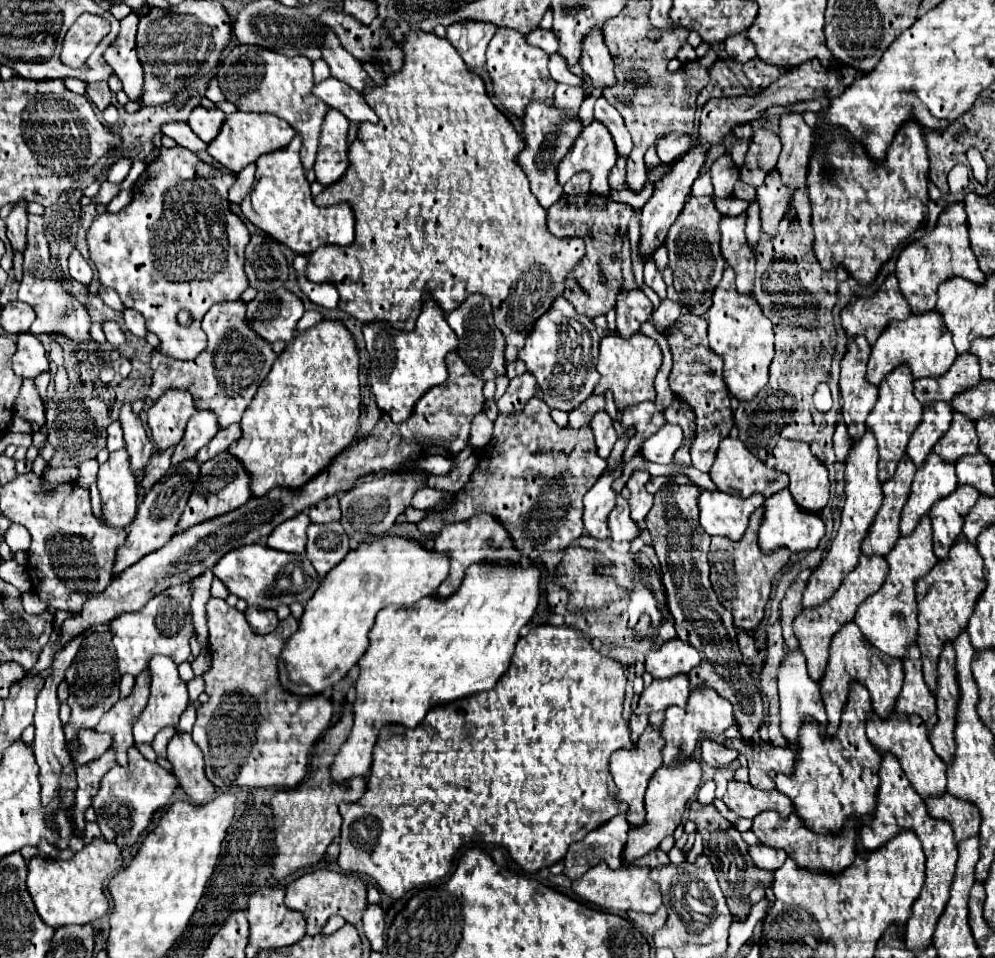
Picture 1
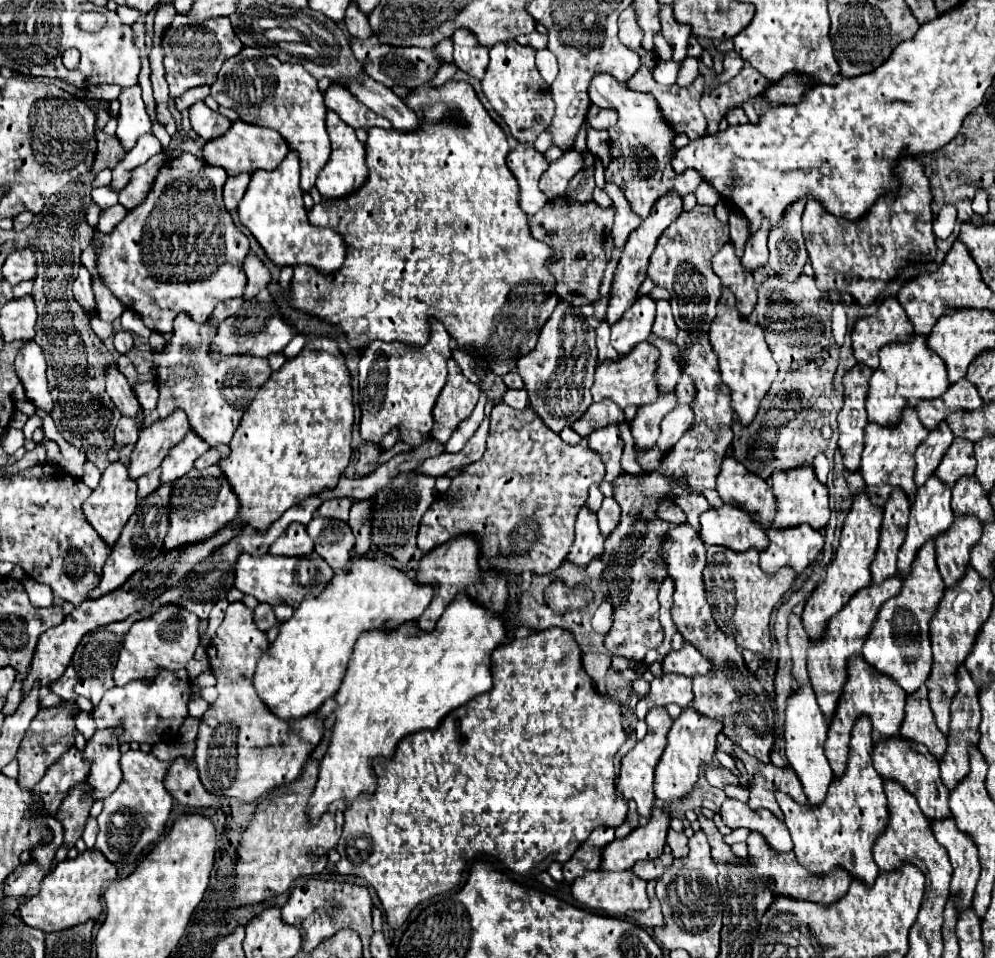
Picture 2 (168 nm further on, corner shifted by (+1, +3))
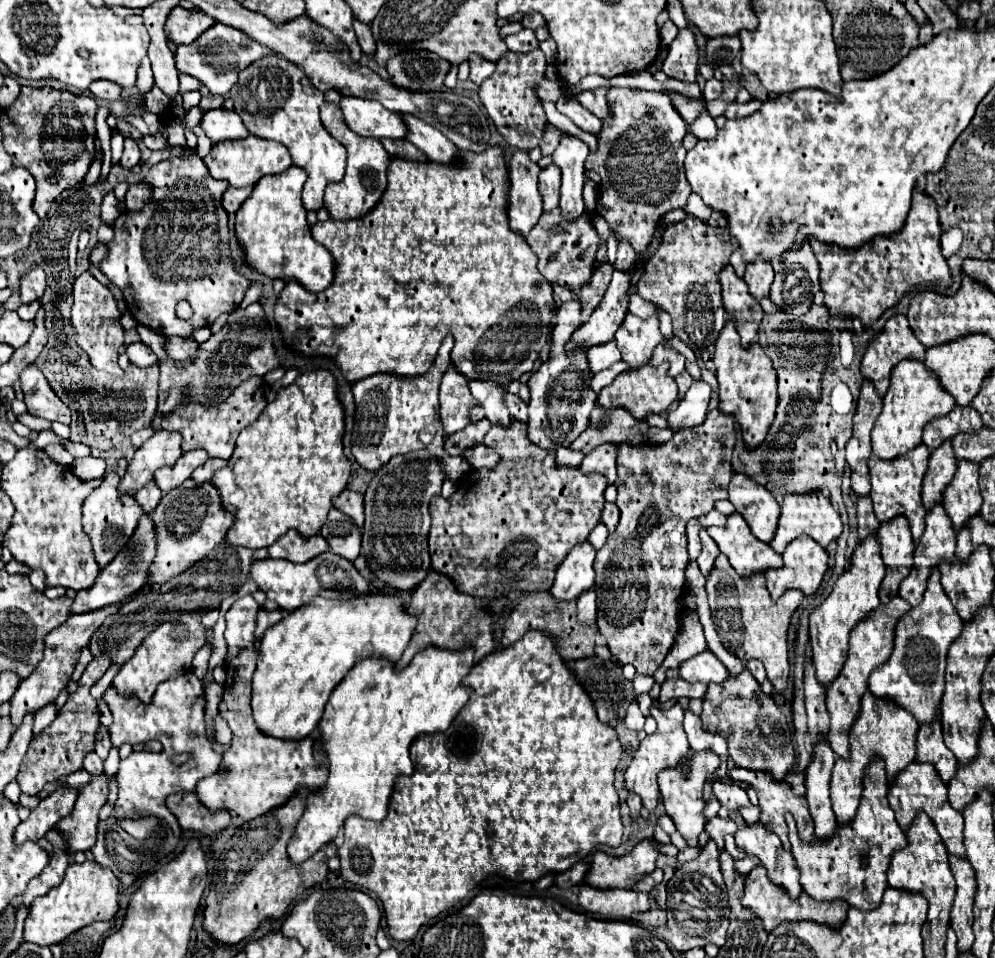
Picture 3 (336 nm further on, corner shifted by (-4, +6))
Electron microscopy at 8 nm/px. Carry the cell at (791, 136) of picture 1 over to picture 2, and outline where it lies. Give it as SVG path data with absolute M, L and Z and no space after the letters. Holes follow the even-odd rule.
M805 201L787 209L783 227L769 233L769 267L775 275L795 281L807 263L807 251L801 233L801 215Z

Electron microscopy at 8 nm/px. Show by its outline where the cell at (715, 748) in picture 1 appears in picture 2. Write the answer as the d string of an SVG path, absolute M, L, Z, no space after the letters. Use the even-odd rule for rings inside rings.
M707 767L705 771L705 777L709 781L709 785L713 787L719 787L719 789L725 789L727 785L737 785L737 775L729 773L727 769L719 769L719 767Z

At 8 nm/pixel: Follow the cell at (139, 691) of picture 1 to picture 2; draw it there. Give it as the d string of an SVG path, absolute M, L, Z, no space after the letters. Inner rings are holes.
M97 731L93 739L87 743L87 749L83 753L83 757L91 761L87 783L91 787L89 797L93 801L105 799L121 783L121 767L119 767L121 753L119 743L115 739L117 735L119 731Z

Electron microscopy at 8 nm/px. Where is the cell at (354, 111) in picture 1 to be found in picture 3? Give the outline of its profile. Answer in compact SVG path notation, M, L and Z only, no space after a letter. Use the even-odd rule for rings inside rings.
M342 96L340 108L344 112L348 128L360 136L386 136L392 140L400 140L406 136L406 124L402 122L402 118L394 112L388 112L380 102Z

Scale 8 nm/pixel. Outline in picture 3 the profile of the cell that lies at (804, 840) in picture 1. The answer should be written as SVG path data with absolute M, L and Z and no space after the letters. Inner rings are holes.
M754 866L754 870L748 874L746 880L746 894L742 898L742 904L752 908L756 916L760 916L764 920L764 928L770 932L778 926L780 920L816 920L816 922L826 922L830 926L840 926L840 922L844 922L846 912L848 912L848 904L844 904L844 900L834 900L834 902L816 902L810 900L810 896L806 892L800 892L800 896L796 900L792 900L788 896L788 892L784 892L784 888L776 888L776 884L772 886L764 868Z

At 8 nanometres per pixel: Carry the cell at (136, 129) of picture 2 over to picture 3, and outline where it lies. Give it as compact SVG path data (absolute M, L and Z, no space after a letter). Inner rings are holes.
M126 138L124 140L124 154L122 154L122 160L120 164L124 168L132 168L140 162L140 148L138 148L138 140L134 138Z

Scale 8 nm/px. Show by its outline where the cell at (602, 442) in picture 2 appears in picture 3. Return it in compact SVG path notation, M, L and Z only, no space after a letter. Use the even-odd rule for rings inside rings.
M612 442L596 446L584 456L582 466L580 466L582 472L584 474L600 472L606 476L610 484L614 484L616 482L616 452L618 452L618 444L612 444Z

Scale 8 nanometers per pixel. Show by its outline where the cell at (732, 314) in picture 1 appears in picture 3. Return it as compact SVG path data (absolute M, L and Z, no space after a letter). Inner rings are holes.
M732 320L726 322L714 346L716 346L714 364L716 364L718 384L720 384L720 406L718 408L736 418L736 422L742 428L744 442L750 448L754 448L766 438L768 426L772 424L774 414L776 414L776 404L778 404L776 368L760 344L750 344L748 348L740 344L740 336Z

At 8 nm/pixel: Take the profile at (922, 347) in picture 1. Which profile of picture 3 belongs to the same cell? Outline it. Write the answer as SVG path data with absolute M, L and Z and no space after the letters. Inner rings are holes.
M900 360L896 368L892 368L890 388L884 396L884 408L872 430L872 450L876 456L884 460L892 460L896 456L906 454L910 448L920 444L924 426L934 418L948 414L954 408L952 396L940 388L940 382L922 360Z

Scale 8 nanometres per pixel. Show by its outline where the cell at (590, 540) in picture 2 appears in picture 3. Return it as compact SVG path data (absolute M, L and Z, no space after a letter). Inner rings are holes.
M584 540L576 544L556 570L556 580L550 592L558 600L574 600L594 584L594 546Z

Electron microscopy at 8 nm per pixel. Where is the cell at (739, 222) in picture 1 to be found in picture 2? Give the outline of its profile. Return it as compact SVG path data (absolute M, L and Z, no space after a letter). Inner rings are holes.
M731 243L723 245L721 251L713 255L711 267L713 273L719 275L721 285L735 295L739 315L743 319L749 319L757 303L757 287L753 283L753 275L741 269L741 261L735 257L735 249Z

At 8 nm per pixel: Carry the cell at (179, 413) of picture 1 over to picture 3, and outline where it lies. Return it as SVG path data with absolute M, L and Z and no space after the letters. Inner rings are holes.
M154 432L154 436L136 450L132 462L128 464L126 474L120 482L120 492L136 494L138 488L146 486L152 480L154 472L160 466L172 466L182 456L180 444L180 432Z

